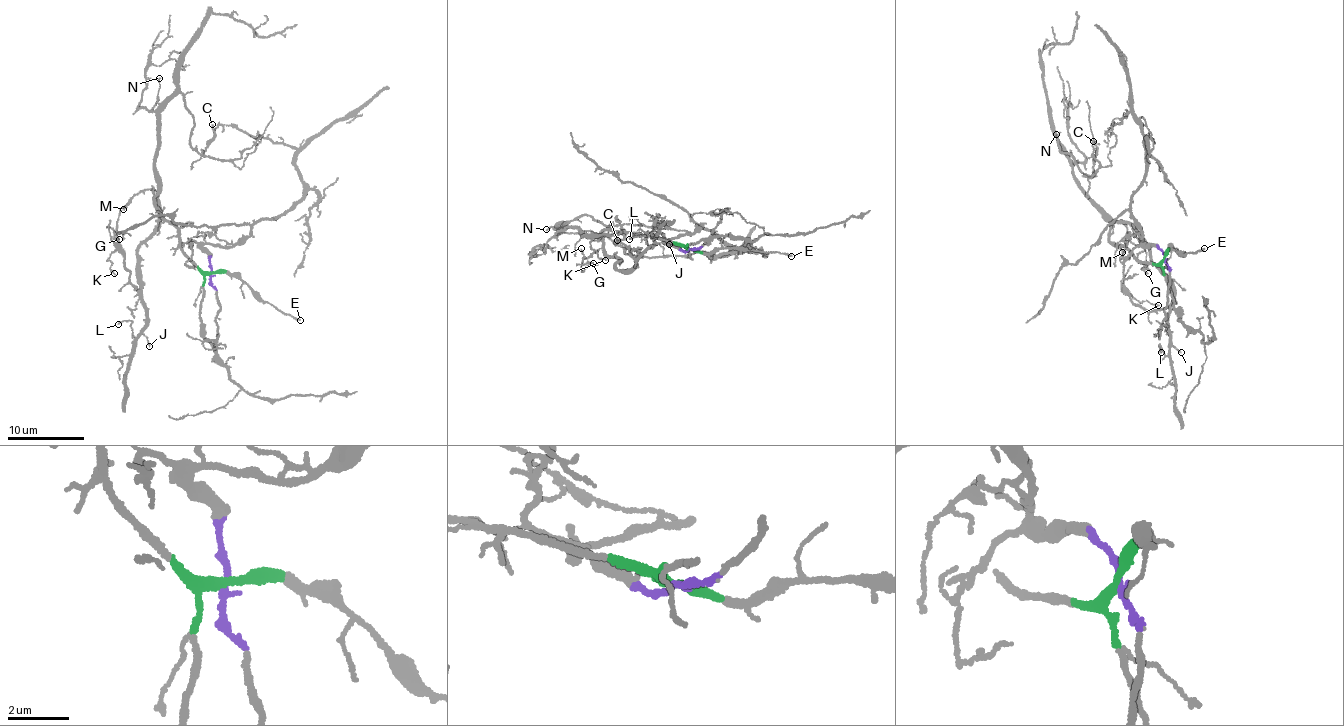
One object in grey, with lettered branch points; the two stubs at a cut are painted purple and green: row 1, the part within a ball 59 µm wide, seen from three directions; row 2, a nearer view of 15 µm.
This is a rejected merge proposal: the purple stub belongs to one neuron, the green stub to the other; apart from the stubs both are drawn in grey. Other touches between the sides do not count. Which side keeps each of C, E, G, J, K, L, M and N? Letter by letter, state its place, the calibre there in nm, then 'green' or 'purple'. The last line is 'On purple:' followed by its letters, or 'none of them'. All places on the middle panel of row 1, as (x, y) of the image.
C: place (617, 240); calibre 130 nm; green
E: place (791, 256); calibre 160 nm; green
G: place (593, 263); calibre 120 nm; green
J: place (669, 244); calibre 100 nm; green
K: place (605, 260); calibre 120 nm; green
L: place (629, 239); calibre 130 nm; green
M: place (581, 248); calibre 90 nm; green
N: place (546, 229); calibre 110 nm; green
On purple: none of them

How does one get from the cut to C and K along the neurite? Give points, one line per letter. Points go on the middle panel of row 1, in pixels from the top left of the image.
C: (688, 250), (634, 232), (596, 238), (562, 227), (586, 215), (619, 225), (624, 238), (617, 239)
K: (688, 250), (600, 232), (618, 270), (636, 264), (604, 233), (590, 246), (606, 259)

